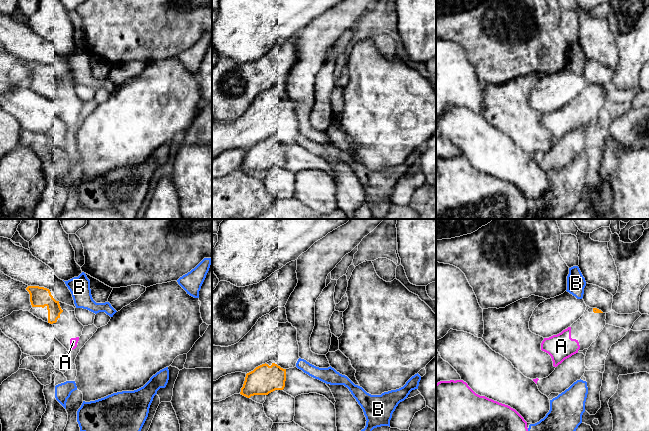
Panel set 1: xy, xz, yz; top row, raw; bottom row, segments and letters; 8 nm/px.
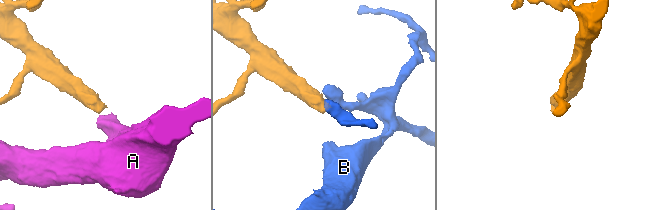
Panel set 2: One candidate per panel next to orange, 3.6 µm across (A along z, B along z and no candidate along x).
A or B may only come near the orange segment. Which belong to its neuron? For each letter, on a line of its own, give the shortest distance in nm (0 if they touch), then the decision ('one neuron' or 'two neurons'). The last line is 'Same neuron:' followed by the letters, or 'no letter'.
A: 180 nm apart; one neuron
B: 90 nm apart; two neurons
Same neuron: A

